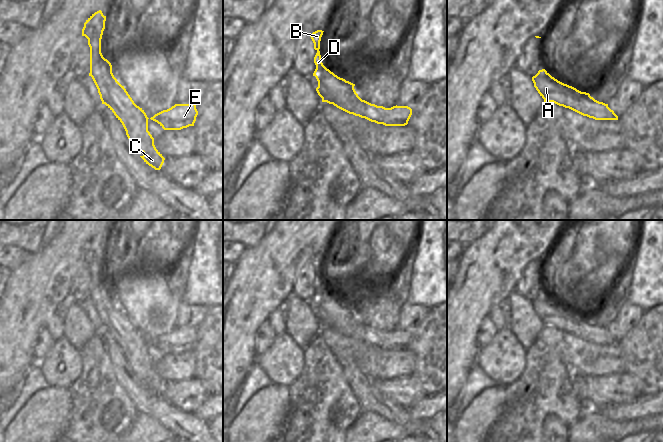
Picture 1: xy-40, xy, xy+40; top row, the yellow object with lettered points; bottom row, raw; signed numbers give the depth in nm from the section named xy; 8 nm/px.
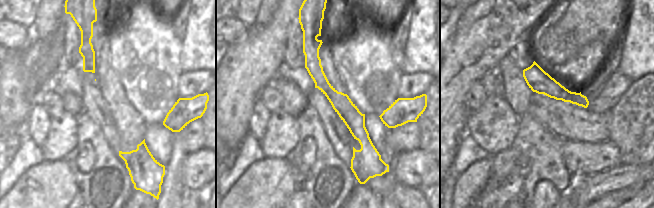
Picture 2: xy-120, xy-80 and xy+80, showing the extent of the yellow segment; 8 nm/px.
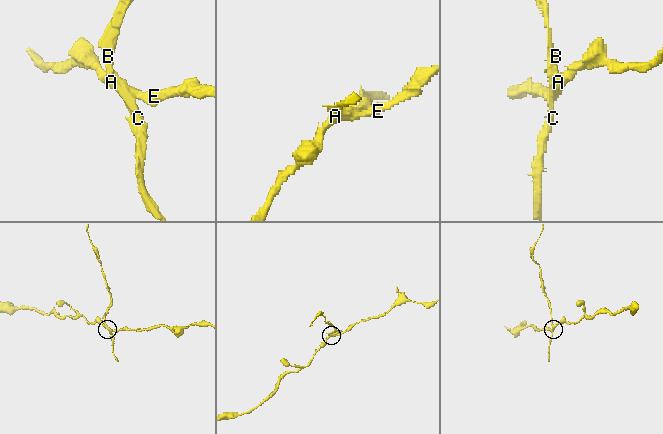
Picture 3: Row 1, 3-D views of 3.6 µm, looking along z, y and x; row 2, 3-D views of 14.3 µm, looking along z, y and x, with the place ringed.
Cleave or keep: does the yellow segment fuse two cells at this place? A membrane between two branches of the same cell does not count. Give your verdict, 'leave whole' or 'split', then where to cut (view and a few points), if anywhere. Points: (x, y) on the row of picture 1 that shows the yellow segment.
split | xy (361, 99), (351, 113)

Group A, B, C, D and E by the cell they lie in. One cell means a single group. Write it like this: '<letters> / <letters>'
A E / B C D

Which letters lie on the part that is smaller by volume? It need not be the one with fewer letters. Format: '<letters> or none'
B, C, D

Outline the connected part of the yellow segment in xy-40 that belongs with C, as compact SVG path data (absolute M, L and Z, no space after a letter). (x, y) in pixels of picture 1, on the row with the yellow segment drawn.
M99 10L84 23L82 36L88 39L90 47L90 73L105 104L122 123L126 135L136 152L146 164L160 170L165 158L156 149L154 138L148 131L148 117L144 110L137 106L124 86L112 73L111 63L101 53L101 39L105 29L106 16Z

